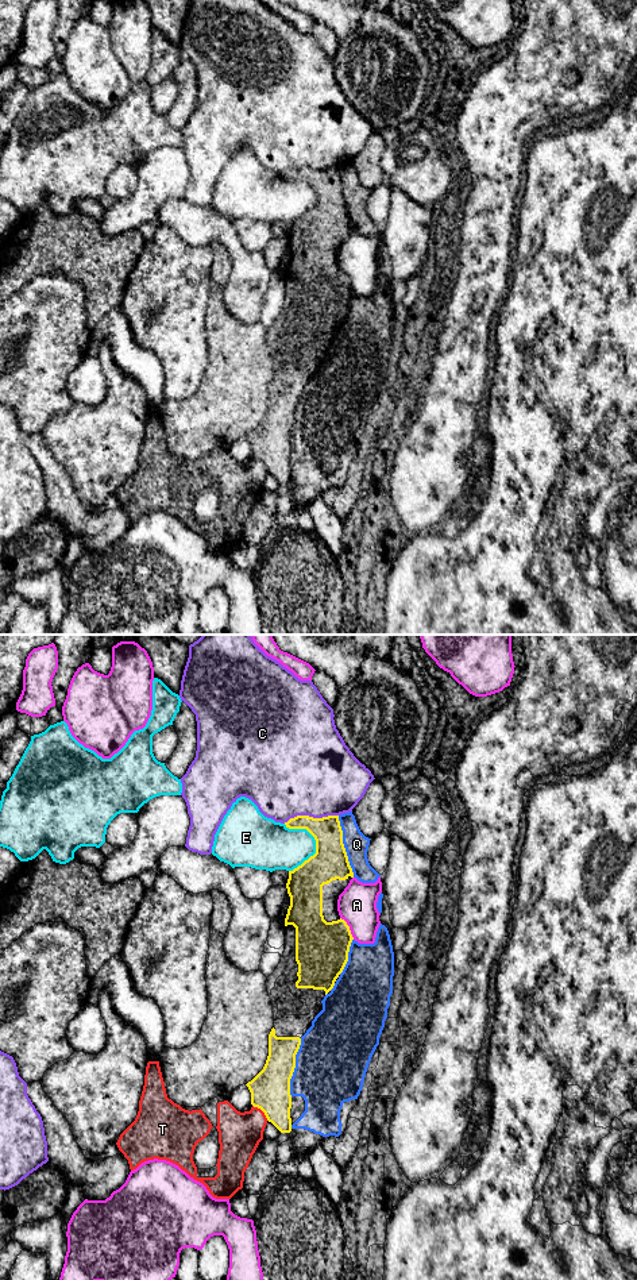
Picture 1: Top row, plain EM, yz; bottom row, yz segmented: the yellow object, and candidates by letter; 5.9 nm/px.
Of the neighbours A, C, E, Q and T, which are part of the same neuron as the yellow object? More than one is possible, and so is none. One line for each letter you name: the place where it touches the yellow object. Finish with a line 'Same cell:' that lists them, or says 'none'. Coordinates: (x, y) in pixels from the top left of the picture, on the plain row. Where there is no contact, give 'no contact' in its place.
Same cell: none

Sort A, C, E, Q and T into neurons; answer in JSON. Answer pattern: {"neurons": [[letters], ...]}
{"neurons": [["A"], ["C"], ["E"], ["Q"], ["T"]]}

